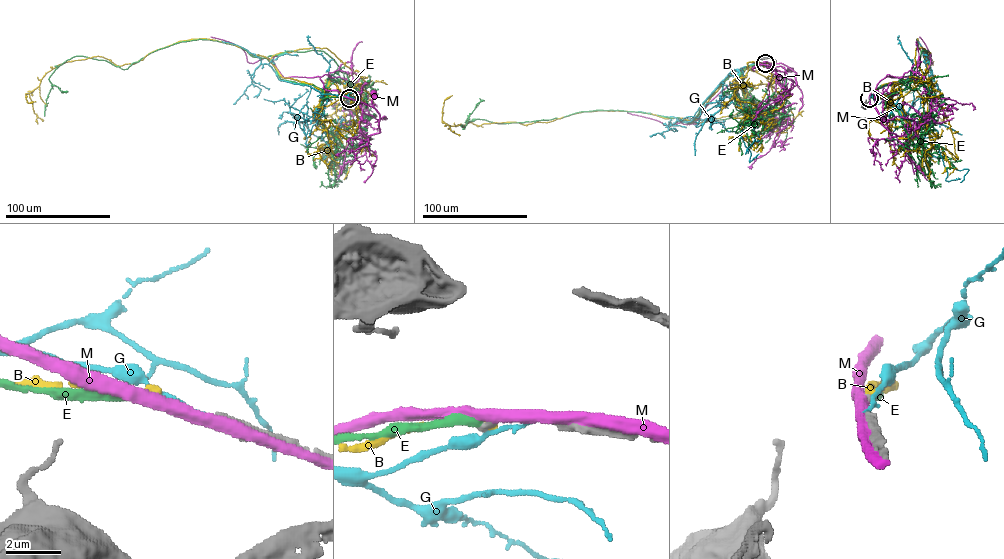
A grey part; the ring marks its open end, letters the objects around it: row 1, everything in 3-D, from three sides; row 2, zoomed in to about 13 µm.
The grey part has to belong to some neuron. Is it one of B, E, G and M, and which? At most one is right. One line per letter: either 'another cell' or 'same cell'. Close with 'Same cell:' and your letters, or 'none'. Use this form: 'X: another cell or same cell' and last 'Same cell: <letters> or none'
B: another cell
E: same cell
G: another cell
M: another cell
Same cell: E

